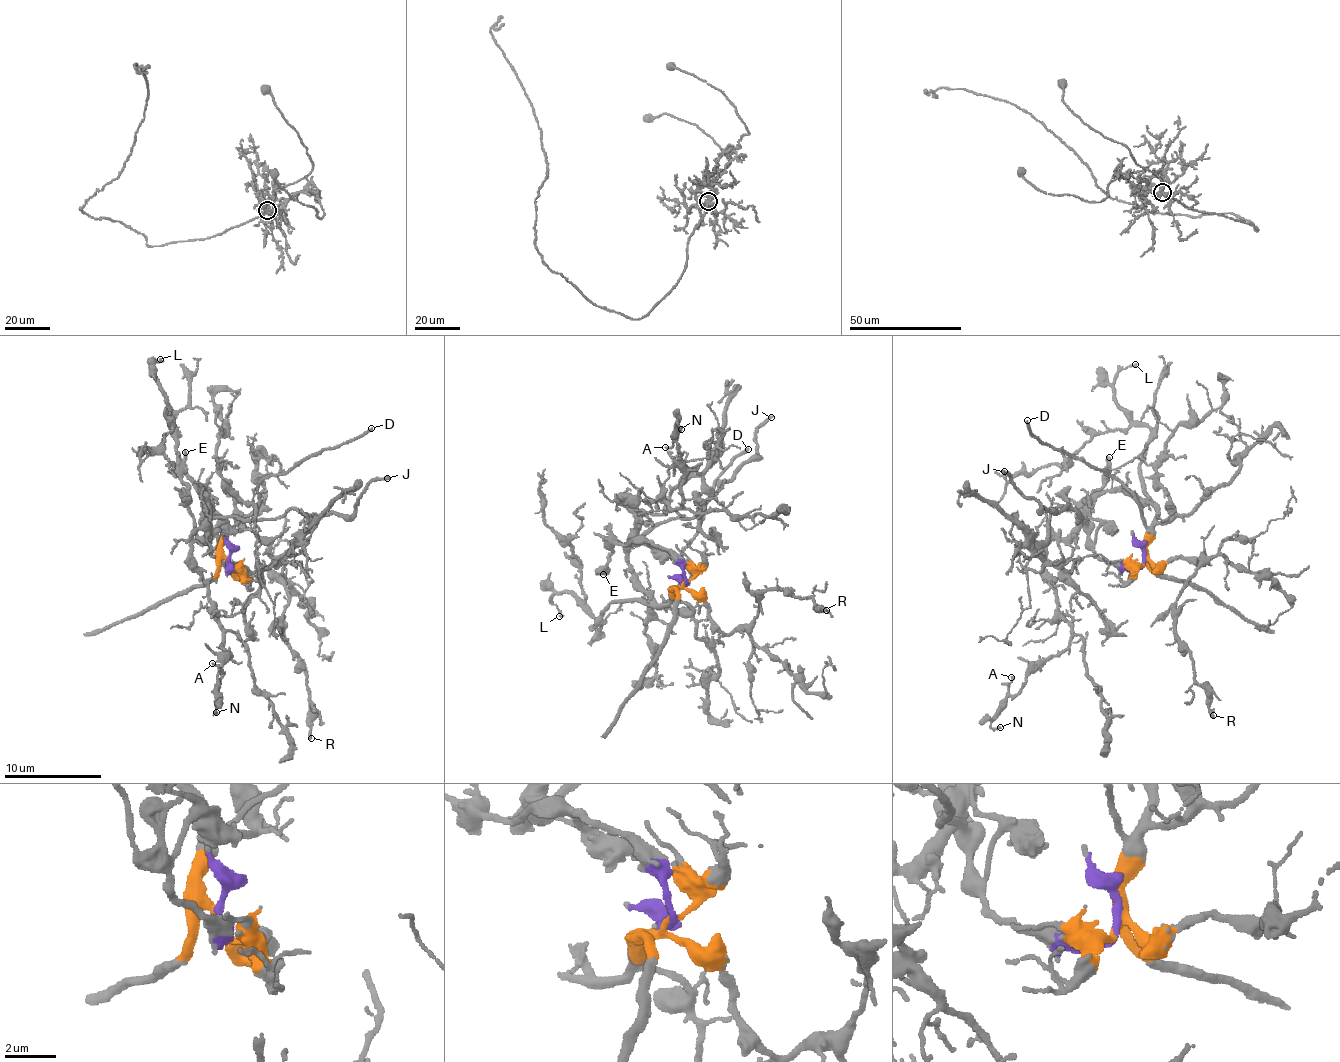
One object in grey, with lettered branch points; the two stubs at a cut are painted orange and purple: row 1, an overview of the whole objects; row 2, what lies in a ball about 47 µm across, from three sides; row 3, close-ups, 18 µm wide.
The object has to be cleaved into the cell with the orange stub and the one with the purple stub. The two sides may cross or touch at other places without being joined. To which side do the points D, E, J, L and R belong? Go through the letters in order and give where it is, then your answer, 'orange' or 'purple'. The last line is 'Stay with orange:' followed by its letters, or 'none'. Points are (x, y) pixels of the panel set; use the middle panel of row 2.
D: place (748, 449); orange
E: place (603, 574); purple
J: place (771, 417); purple
L: place (559, 616); orange
R: place (826, 610); orange
Stay with orange: D, L, R

